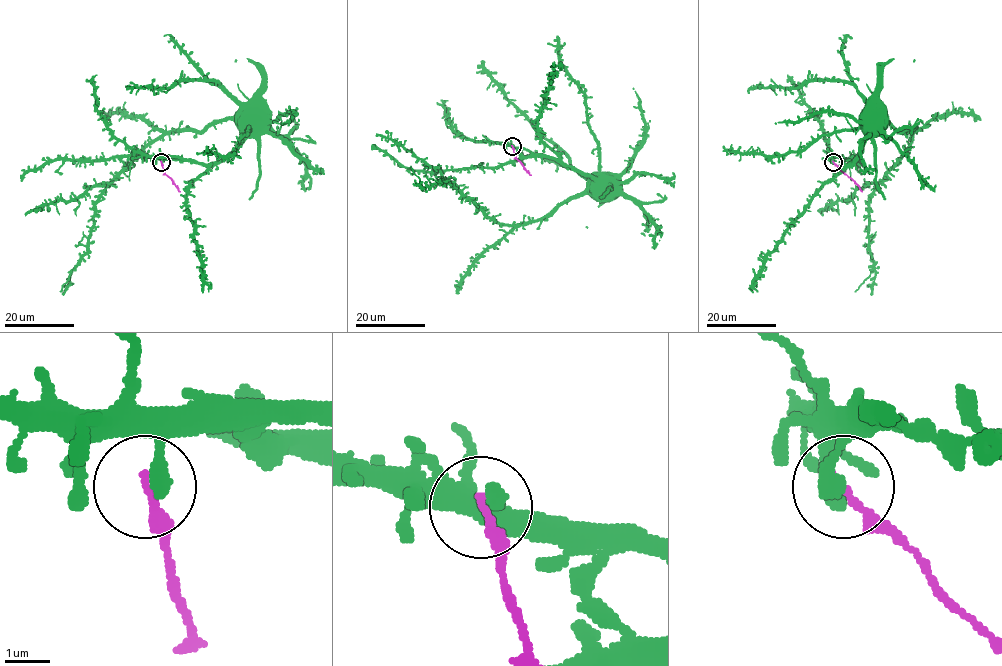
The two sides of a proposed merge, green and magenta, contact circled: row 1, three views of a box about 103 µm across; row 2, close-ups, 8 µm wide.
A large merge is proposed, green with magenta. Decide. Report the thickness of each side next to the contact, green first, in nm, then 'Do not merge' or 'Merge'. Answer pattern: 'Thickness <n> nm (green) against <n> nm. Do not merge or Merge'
Thickness 360 nm (green) against 190 nm. Do not merge

